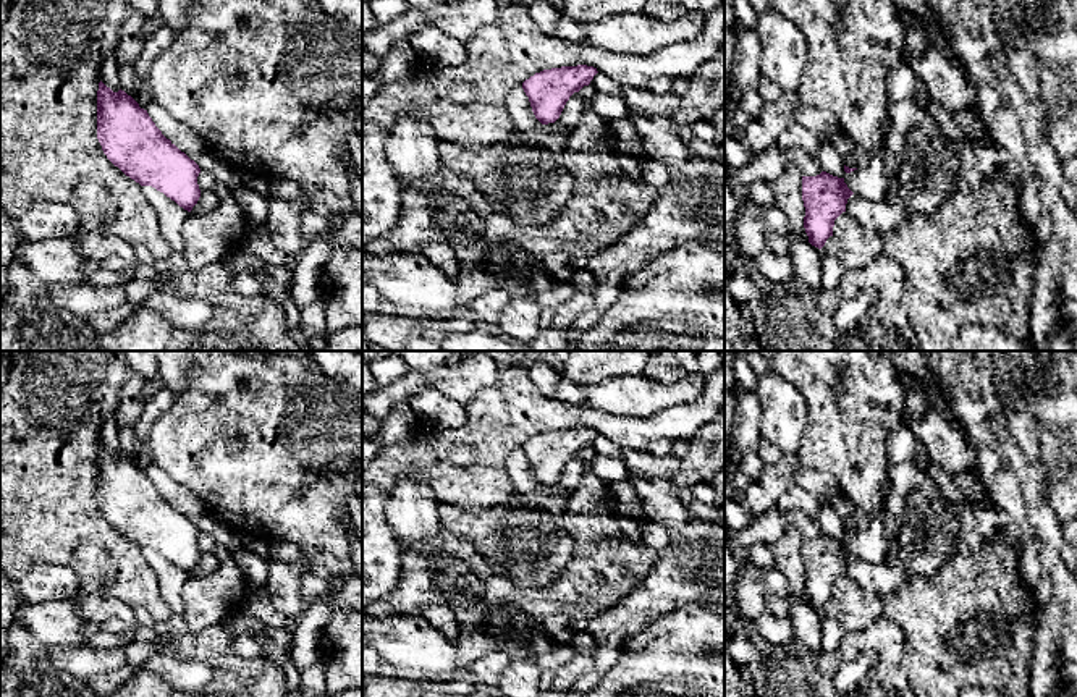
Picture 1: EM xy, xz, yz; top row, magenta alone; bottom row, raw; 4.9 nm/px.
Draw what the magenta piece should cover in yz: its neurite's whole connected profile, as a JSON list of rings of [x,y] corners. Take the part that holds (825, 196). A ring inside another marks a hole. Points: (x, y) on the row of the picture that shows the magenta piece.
[[[826,171],[817,176],[802,176],[804,228],[812,246],[821,249],[833,236],[834,220],[846,212],[847,199],[852,194],[844,178]]]

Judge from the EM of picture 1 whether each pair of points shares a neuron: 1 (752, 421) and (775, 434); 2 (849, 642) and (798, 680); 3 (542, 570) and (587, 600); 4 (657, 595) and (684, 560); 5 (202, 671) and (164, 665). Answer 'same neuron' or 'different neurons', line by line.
1: different neurons
2: same neuron
3: different neurons
4: same neuron
5: same neuron

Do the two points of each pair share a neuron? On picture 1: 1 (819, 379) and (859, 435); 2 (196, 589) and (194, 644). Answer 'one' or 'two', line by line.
1: one
2: two

